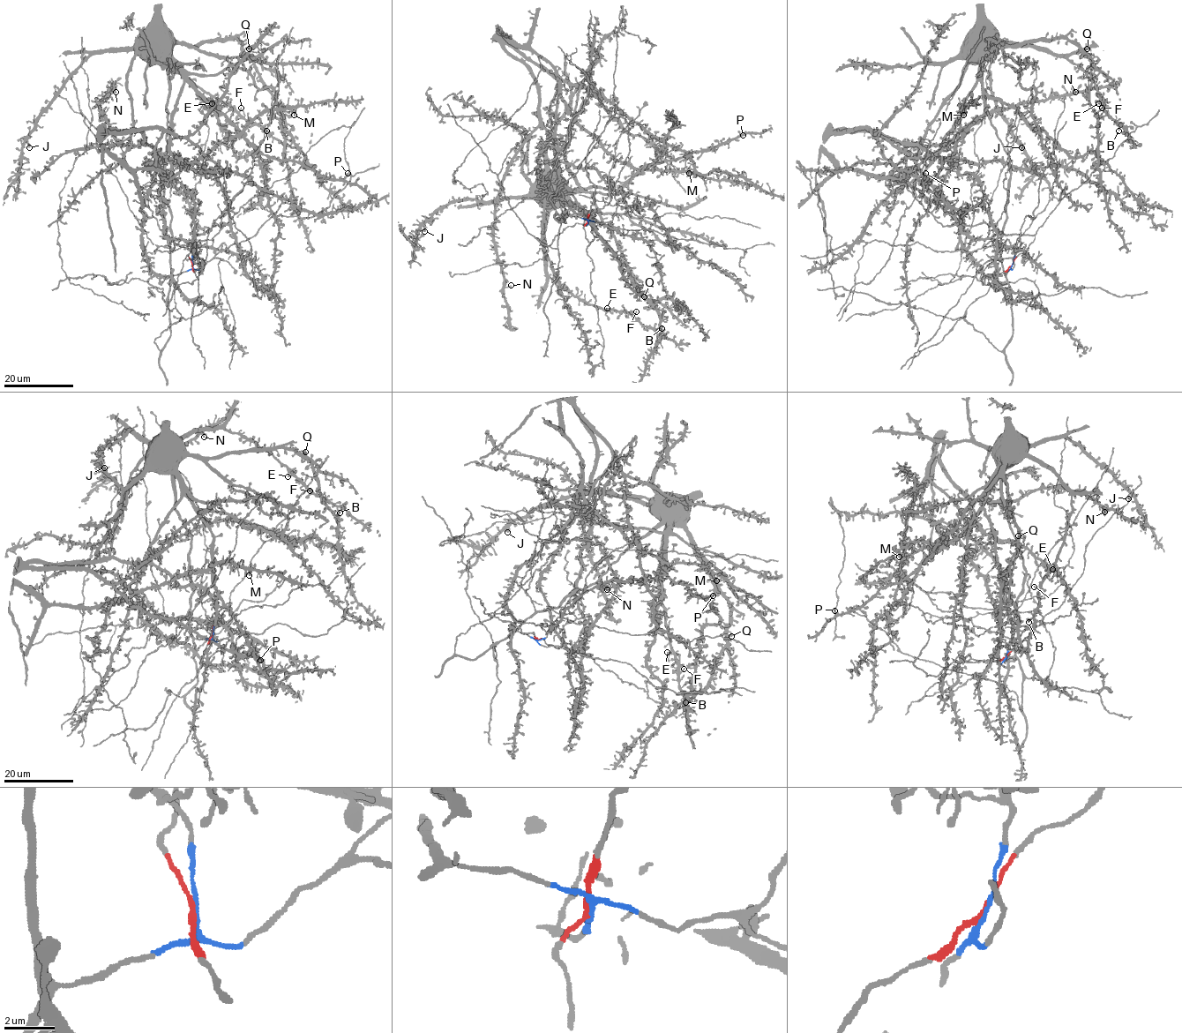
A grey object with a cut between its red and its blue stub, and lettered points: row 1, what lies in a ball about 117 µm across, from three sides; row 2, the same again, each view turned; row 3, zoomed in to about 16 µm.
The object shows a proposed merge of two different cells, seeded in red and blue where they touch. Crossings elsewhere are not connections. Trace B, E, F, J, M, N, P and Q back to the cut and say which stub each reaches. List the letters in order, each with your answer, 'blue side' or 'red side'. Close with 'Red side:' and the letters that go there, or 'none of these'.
B: blue side
E: blue side
F: blue side
J: blue side
M: red side
N: red side
P: blue side
Q: blue side
Red side: M, N

